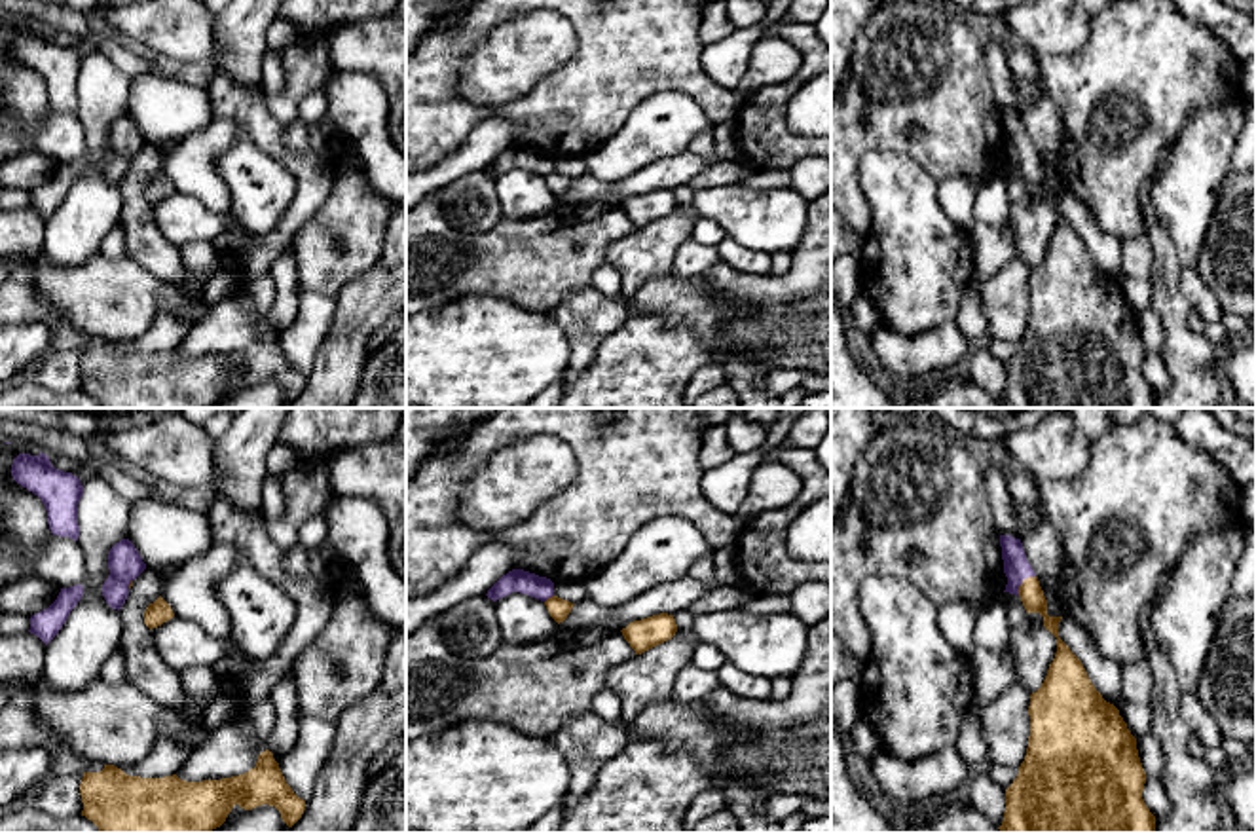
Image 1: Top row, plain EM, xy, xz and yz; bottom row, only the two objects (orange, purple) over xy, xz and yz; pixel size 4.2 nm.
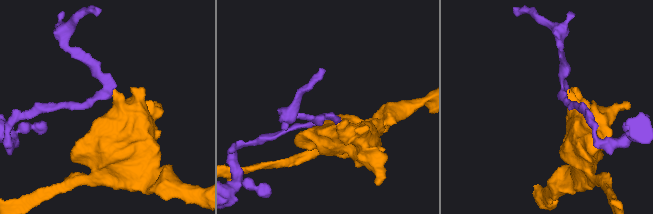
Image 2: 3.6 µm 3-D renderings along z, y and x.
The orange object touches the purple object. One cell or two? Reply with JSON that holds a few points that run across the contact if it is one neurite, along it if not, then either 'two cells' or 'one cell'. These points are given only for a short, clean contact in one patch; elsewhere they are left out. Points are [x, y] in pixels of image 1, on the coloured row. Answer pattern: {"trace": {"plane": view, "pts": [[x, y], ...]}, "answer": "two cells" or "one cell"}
{"trace": {"plane": "yz", "pts": [[1031, 592], [1023, 583], [1015, 566]]}, "answer": "one cell"}

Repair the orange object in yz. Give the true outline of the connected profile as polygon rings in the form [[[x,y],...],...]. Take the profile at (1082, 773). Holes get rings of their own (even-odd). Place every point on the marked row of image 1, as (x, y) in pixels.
[[[1000,535],[1004,573],[1007,584],[1004,592],[1021,598],[1026,613],[1040,613],[1044,626],[1057,638],[1057,653],[1049,664],[1042,687],[1030,694],[1030,736],[1025,761],[1019,774],[1006,789],[1004,822],[1000,833],[1155,833],[1155,816],[1142,799],[1146,772],[1142,768],[1136,738],[1127,729],[1119,710],[1106,702],[1091,683],[1081,660],[1059,638],[1059,622],[1062,617],[1047,615],[1047,600],[1040,581],[1026,560],[1021,539]]]

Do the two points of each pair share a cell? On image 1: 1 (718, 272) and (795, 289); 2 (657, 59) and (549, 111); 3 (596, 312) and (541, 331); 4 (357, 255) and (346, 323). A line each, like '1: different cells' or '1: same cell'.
1: same cell
2: same cell
3: different cells
4: different cells

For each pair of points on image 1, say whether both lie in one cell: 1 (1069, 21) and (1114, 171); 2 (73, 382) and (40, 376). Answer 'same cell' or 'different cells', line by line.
1: different cells
2: same cell

